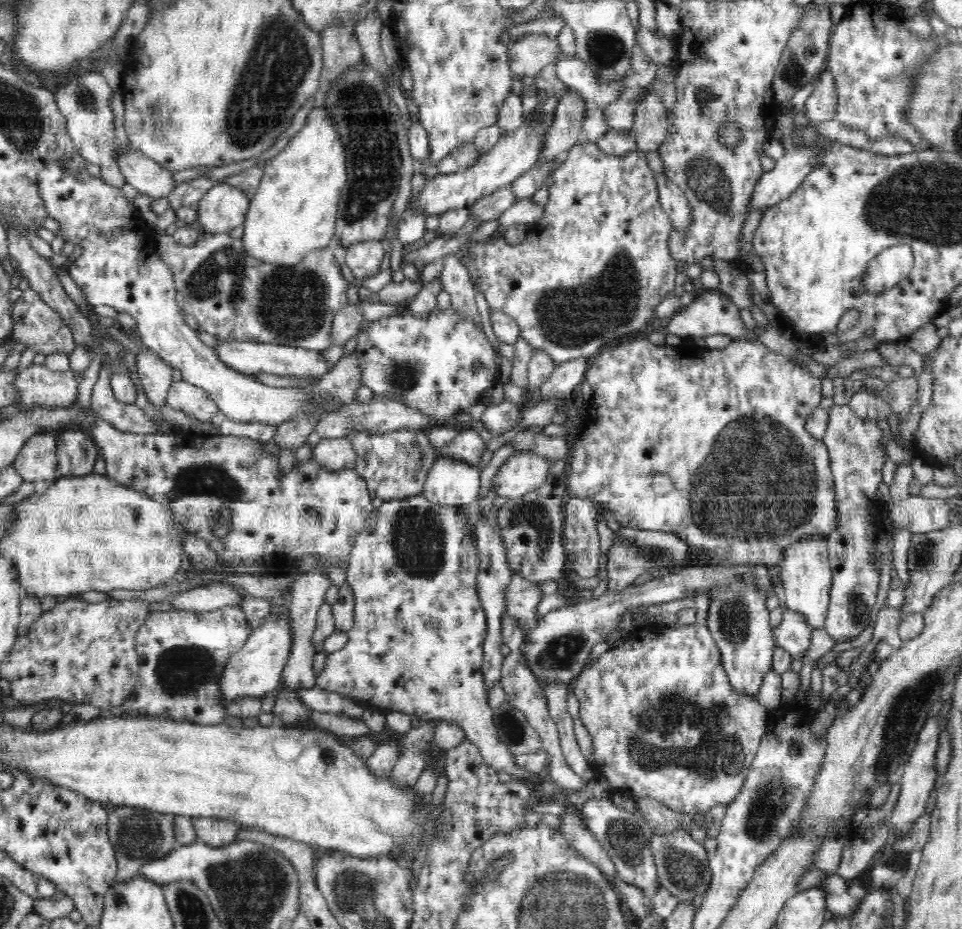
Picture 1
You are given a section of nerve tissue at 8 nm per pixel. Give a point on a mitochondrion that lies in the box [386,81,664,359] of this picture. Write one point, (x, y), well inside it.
(572, 317)

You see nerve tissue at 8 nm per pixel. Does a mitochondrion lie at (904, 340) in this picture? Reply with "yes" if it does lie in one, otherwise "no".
no

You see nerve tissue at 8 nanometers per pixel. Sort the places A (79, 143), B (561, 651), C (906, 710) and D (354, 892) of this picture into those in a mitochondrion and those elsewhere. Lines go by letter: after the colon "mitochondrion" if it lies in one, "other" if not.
A: other
B: mitochondrion
C: mitochondrion
D: mitochondrion

